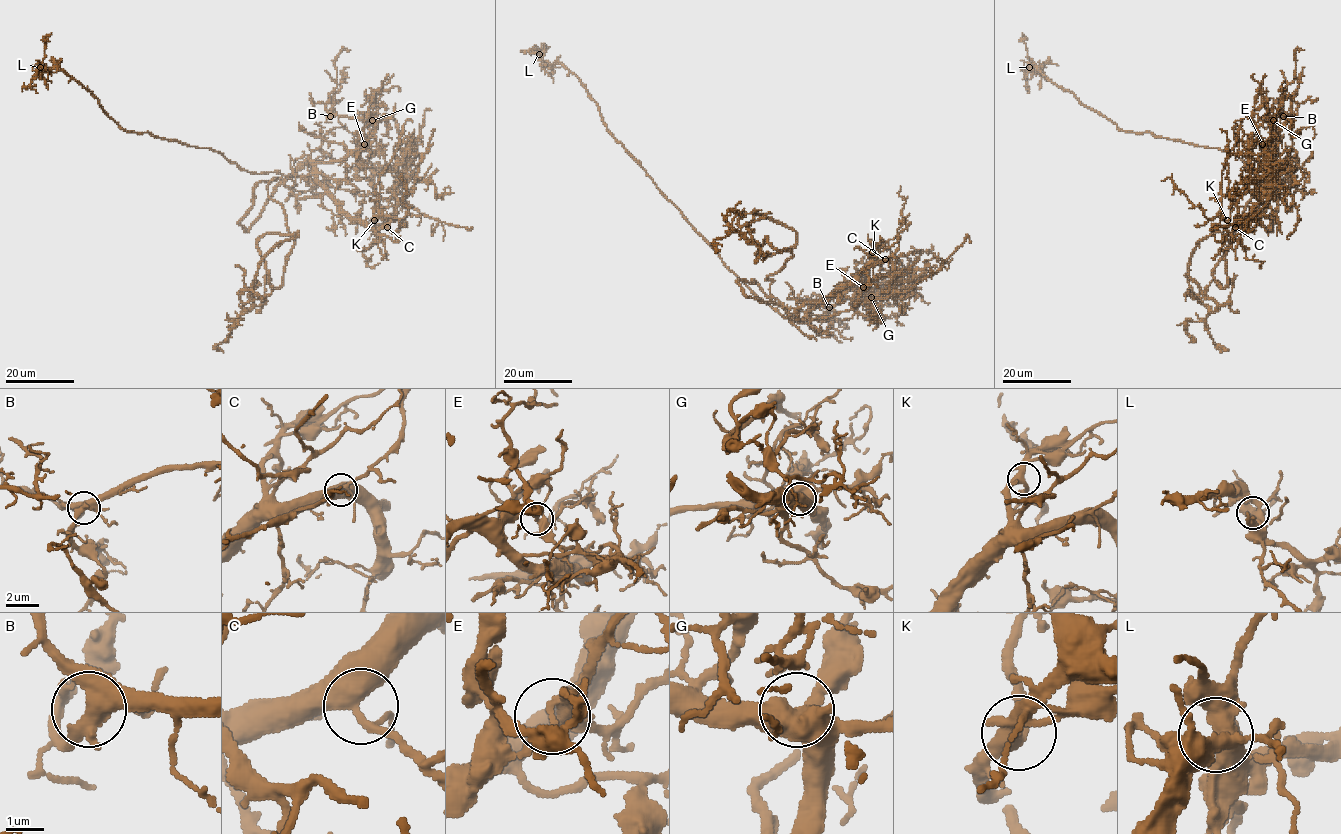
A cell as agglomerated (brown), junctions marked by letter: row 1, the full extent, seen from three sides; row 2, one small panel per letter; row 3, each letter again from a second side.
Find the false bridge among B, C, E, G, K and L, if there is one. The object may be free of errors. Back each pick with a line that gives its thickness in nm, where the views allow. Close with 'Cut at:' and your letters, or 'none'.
E: Thickness 200 nm
Cut at: E

